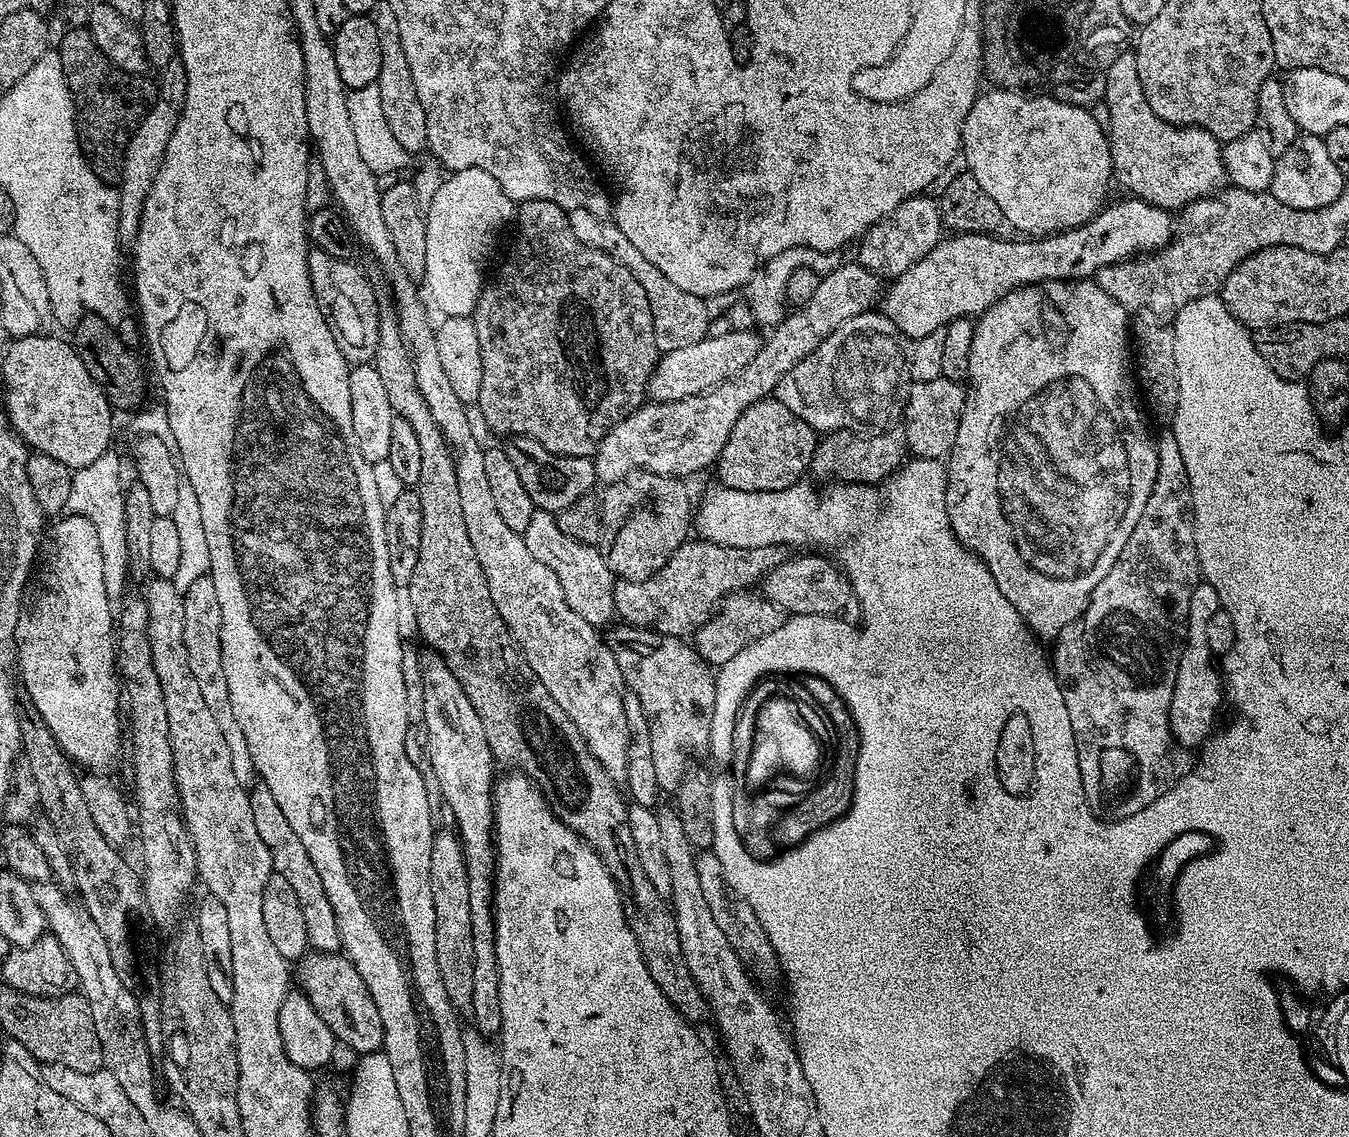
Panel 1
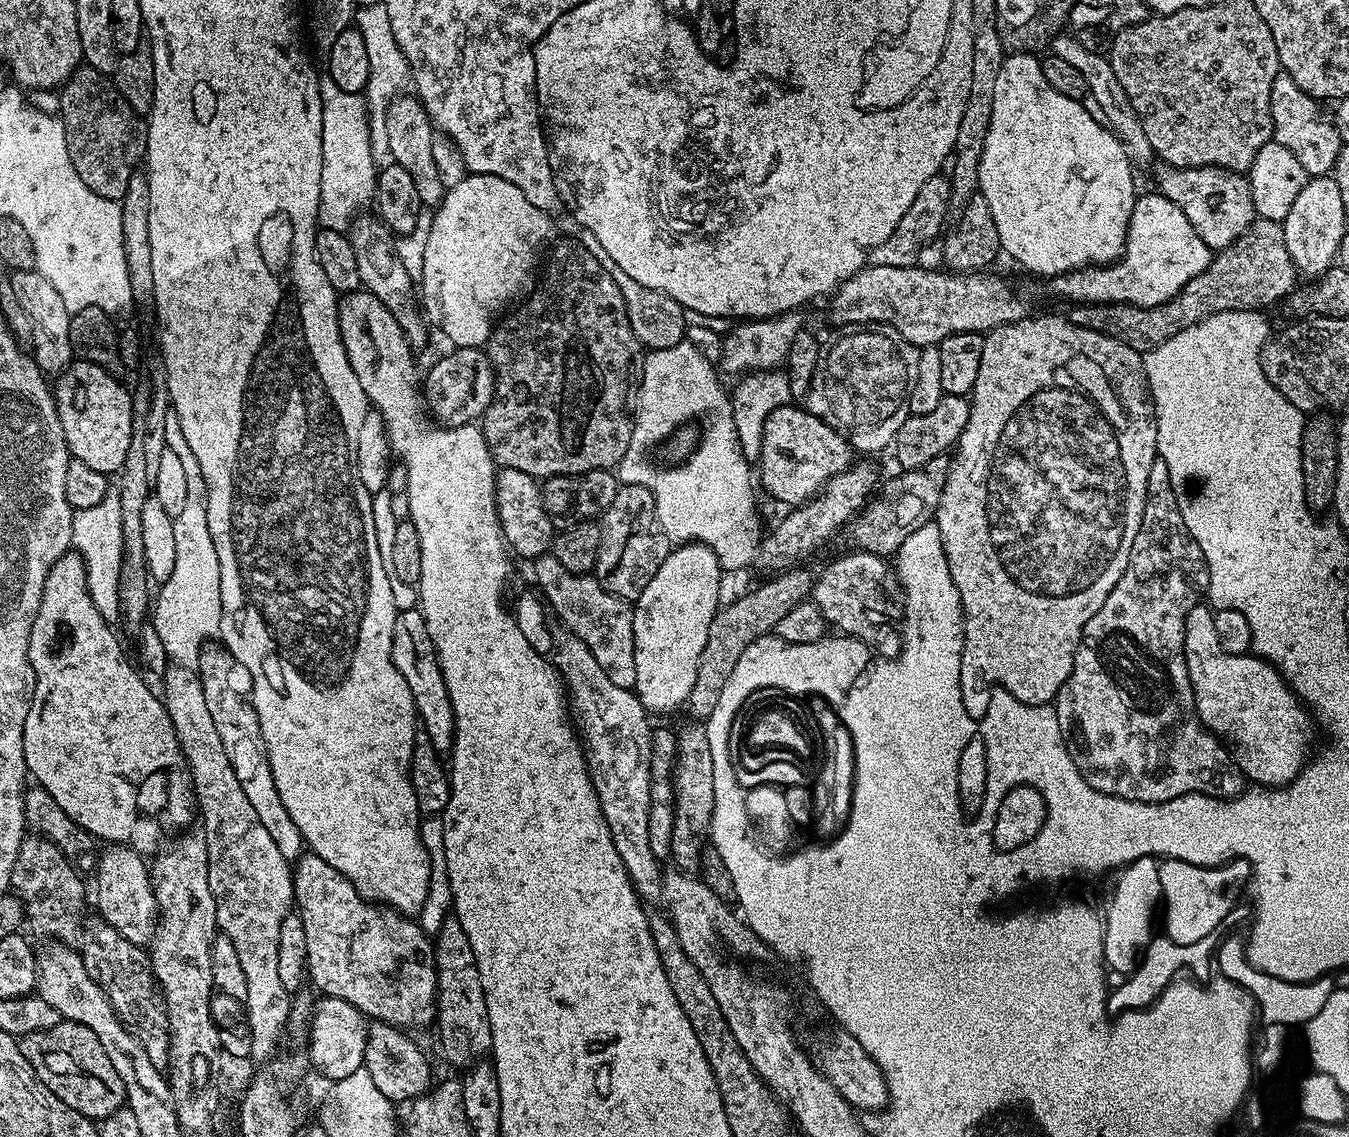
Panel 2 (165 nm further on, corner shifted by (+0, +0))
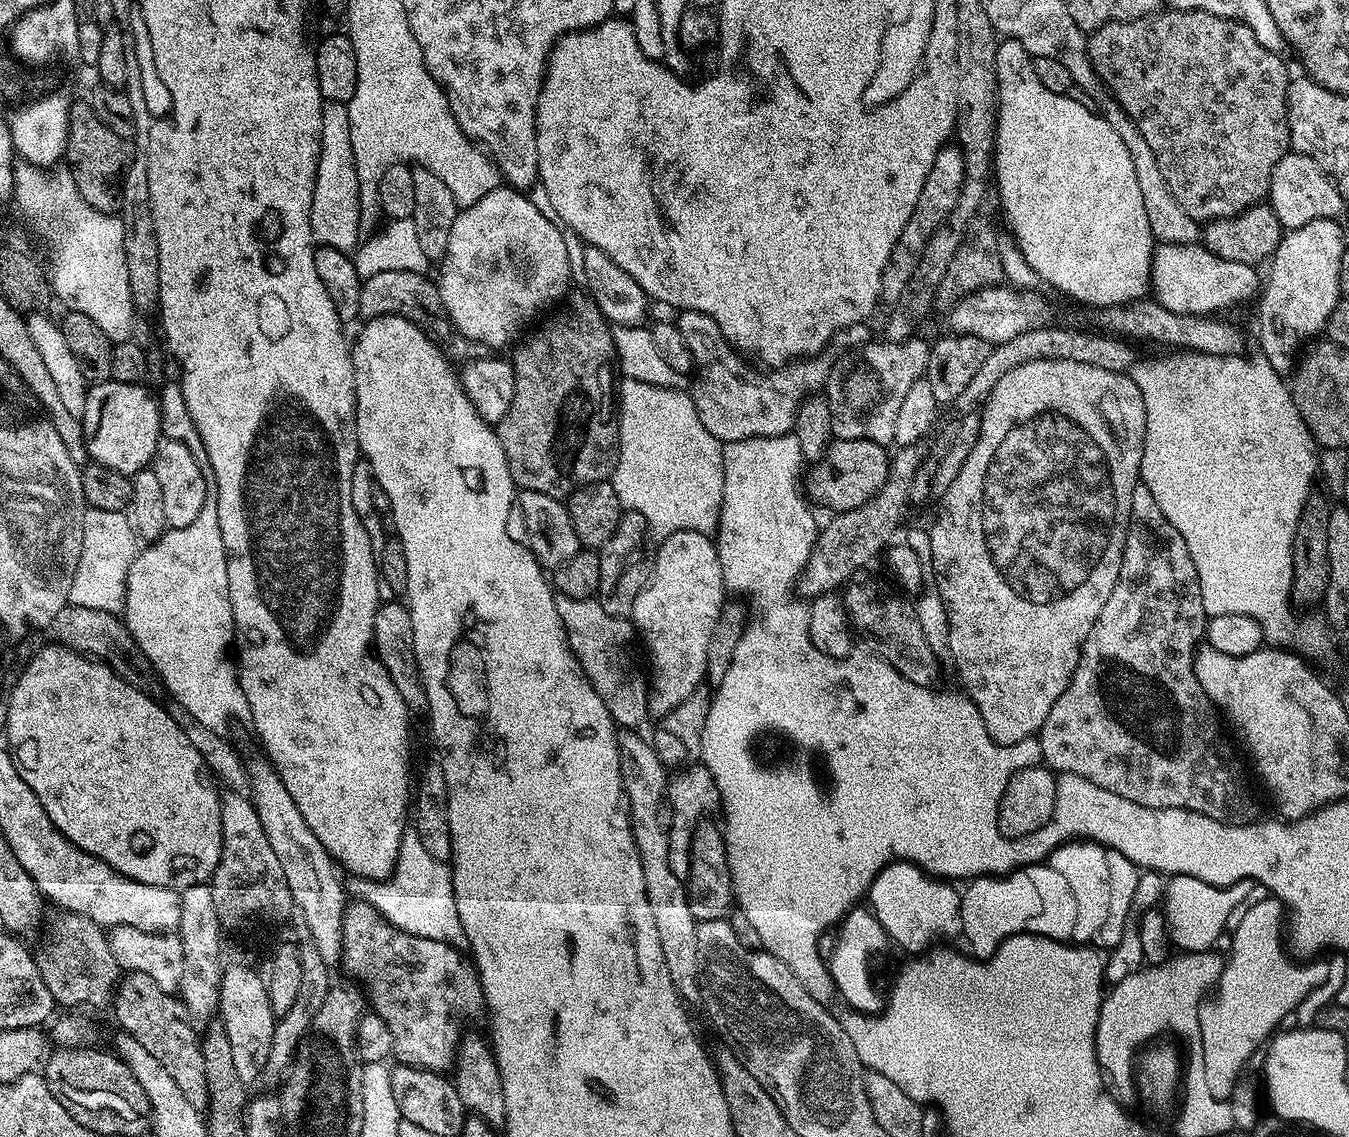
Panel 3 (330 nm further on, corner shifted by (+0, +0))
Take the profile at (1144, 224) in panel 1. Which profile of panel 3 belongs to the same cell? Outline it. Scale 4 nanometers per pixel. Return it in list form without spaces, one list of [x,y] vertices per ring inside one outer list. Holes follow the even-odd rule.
[[[1203,243],[1155,245],[1152,254],[1152,278],[1150,292],[1155,303],[1174,314],[1207,316],[1216,314],[1219,308],[1232,308],[1243,300],[1257,295],[1262,280],[1256,277],[1257,269],[1251,264],[1230,262],[1218,258]]]

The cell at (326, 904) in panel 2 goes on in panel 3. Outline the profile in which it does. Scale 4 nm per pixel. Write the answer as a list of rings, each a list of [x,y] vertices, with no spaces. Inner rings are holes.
[[[359,898],[353,899],[344,909],[340,964],[345,974],[353,976],[357,980],[353,981],[362,986],[371,1011],[390,1028],[392,1050],[395,1059],[401,1064],[425,1068],[427,1072],[443,1073],[446,1070],[444,1068],[451,1069],[458,1043],[456,1024],[485,1015],[480,976],[476,972],[475,963],[467,955],[461,954],[446,942],[418,938],[398,930],[385,920],[373,904],[367,904]]]

